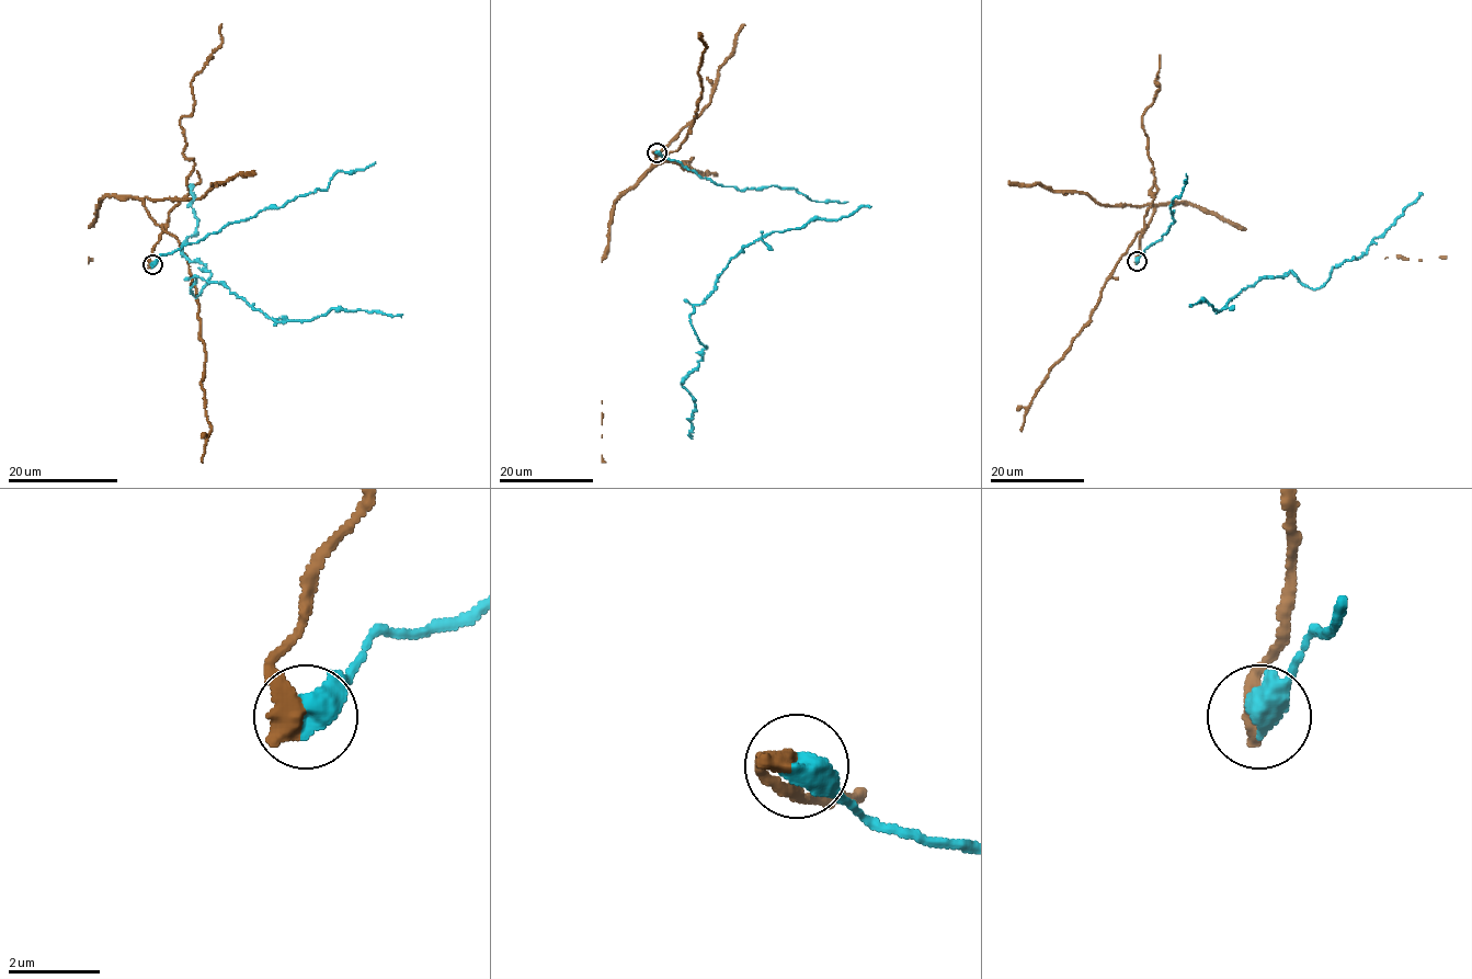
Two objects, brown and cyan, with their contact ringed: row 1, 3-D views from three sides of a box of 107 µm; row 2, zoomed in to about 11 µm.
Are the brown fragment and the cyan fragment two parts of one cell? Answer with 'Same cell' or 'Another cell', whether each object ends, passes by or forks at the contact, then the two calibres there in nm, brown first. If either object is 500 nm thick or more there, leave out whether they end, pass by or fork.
Another cell. Thickness 480 nm (brown) against 650 nm

